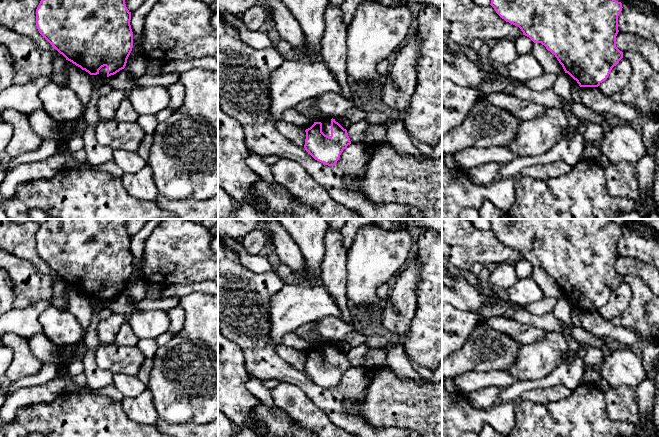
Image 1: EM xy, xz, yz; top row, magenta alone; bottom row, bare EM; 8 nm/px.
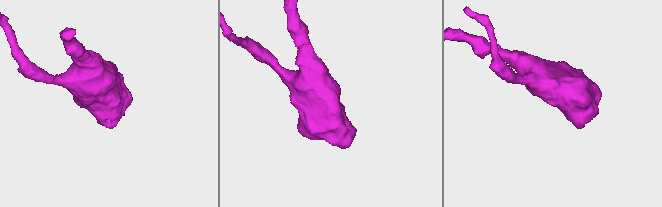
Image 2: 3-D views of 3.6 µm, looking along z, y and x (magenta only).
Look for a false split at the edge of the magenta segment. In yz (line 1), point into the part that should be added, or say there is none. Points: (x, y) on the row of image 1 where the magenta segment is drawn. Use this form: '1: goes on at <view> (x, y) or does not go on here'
1: does not go on here

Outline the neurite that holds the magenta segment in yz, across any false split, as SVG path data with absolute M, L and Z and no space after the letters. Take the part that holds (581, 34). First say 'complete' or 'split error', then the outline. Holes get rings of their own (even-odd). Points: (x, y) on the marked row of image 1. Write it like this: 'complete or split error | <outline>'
complete | M491 0L490 5L502 19L518 26L523 32L523 35L529 37L534 43L541 43L548 51L554 54L565 73L568 73L576 80L580 87L598 87L608 78L612 68L623 58L623 52L616 47L616 36L619 32L618 16L623 7L622 3L616 0Z

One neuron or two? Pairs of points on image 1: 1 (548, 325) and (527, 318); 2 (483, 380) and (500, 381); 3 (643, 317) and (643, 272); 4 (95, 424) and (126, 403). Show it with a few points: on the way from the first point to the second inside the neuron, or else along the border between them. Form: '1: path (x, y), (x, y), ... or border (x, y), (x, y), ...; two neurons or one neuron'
1: path (543, 322), (532, 320); one neuron
2: path (487, 380), (496, 380); one neuron
3: border (623, 275), (638, 275), (648, 287); two neurons
4: border (119, 402), (122, 410), (138, 423); two neurons

